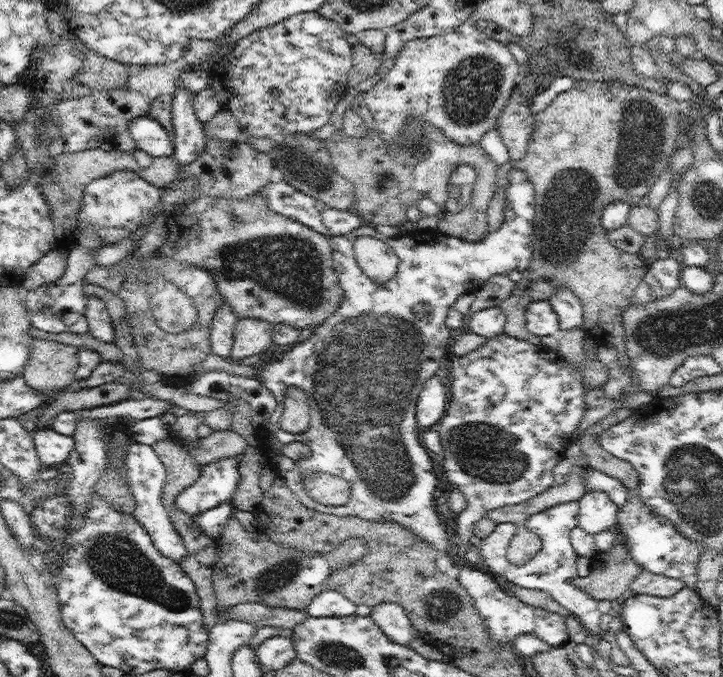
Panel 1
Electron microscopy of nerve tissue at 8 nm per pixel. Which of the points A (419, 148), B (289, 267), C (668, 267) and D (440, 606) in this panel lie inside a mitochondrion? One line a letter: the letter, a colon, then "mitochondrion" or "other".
A: mitochondrion
B: mitochondrion
C: other
D: mitochondrion

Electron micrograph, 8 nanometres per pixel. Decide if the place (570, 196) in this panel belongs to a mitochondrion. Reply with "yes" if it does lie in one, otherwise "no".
yes

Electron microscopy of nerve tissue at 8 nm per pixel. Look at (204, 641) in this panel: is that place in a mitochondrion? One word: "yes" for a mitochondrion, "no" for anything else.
no

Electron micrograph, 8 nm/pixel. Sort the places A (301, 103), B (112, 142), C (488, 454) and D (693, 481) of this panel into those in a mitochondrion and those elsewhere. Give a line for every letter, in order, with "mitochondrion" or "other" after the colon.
A: other
B: other
C: mitochondrion
D: mitochondrion

